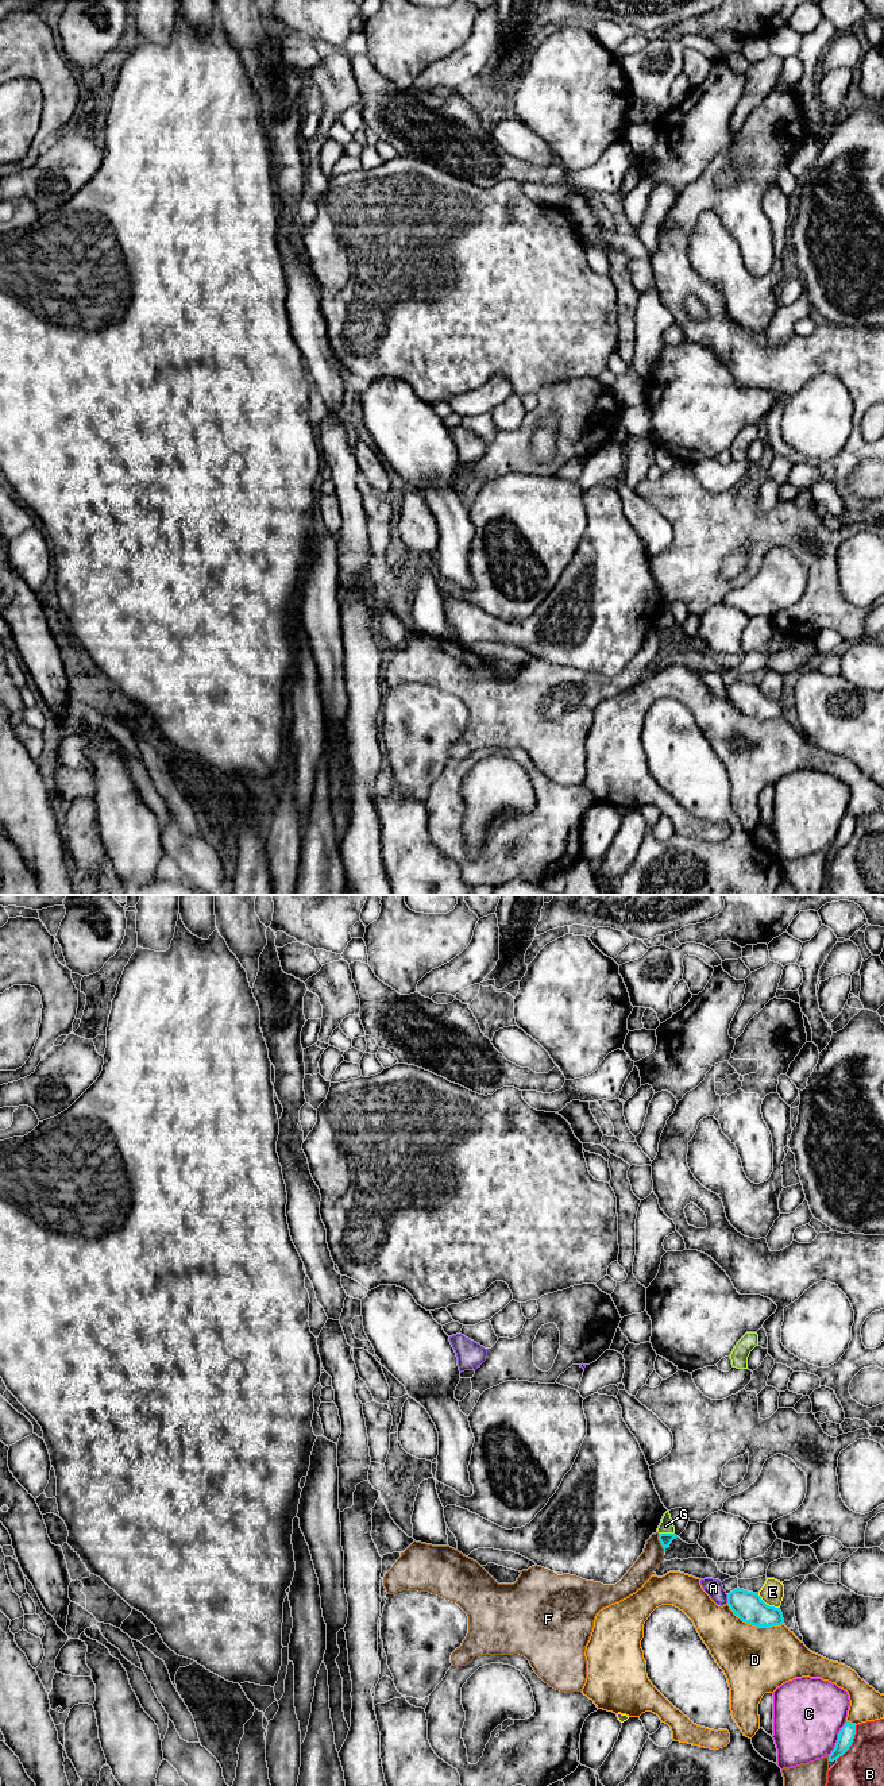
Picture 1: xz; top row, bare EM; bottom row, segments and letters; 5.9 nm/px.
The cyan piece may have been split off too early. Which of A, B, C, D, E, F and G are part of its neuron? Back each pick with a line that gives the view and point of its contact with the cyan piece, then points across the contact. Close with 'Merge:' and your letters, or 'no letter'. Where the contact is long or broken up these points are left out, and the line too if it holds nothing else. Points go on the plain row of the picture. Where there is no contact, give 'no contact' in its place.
Merge: no letter

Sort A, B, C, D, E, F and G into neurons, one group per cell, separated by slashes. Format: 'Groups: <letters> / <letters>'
Groups: A / B / C / D / E / F / G

